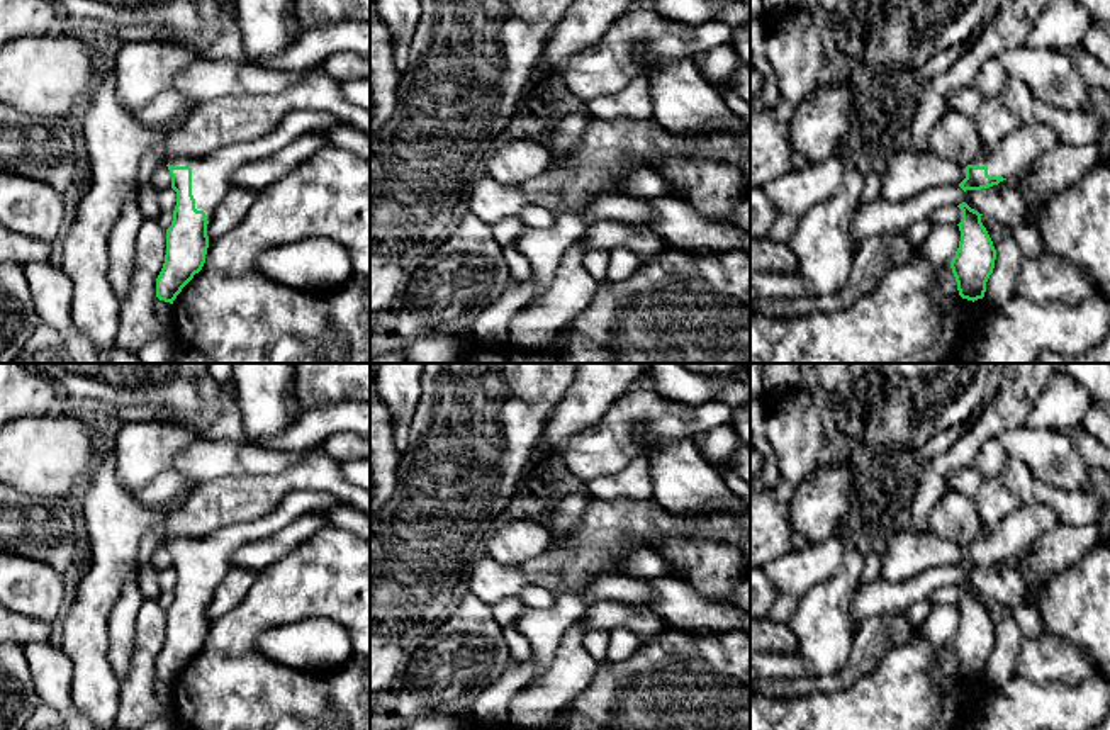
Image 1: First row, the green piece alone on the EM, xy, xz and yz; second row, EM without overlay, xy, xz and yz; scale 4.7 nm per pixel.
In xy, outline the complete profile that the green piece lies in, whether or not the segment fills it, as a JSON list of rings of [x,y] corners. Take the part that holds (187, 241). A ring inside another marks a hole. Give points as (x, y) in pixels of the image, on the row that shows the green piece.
[[[292,110],[260,139],[222,146],[204,158],[175,158],[166,166],[177,205],[166,229],[166,255],[156,278],[156,297],[173,304],[182,289],[205,263],[207,224],[231,187],[231,175],[244,163],[263,160],[299,136],[324,127],[322,110]]]

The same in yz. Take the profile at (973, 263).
[[[966,202],[957,207],[962,211],[962,219],[957,224],[961,241],[950,268],[957,282],[959,295],[974,302],[984,297],[986,282],[995,268],[996,250],[981,222],[983,214],[971,209]]]

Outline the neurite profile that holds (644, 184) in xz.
[[[636,168],[621,185],[619,194],[636,199],[659,199],[670,195],[670,185],[650,168]]]

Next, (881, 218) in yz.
[[[1059,143],[1017,177],[989,188],[964,192],[959,185],[933,187],[901,202],[877,197],[855,209],[850,238],[855,244],[861,244],[869,236],[906,233],[911,224],[928,219],[935,209],[957,207],[962,202],[1003,224],[1030,224],[1039,229],[1049,199],[1066,190],[1107,158],[1110,156],[1098,144]]]

